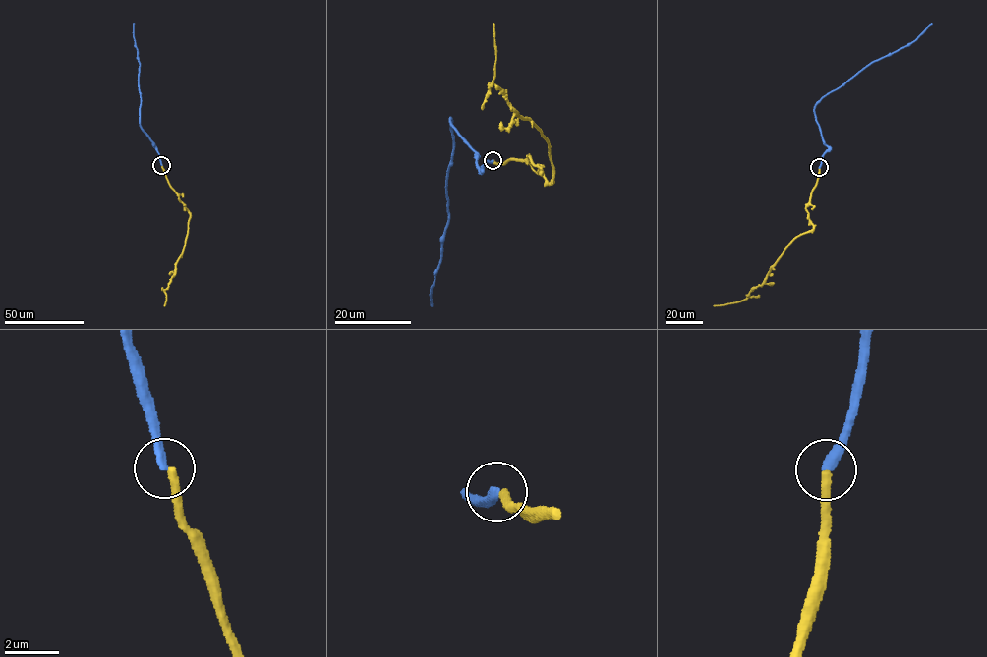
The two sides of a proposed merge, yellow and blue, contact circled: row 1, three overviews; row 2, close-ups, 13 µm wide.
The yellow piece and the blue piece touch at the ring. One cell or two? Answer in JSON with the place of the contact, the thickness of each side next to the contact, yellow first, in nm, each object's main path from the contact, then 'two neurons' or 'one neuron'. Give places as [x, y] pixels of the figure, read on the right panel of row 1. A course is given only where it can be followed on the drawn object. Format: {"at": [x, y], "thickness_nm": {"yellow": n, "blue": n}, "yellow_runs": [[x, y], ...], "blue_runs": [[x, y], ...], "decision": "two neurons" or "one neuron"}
{"at": [819, 167], "thickness_nm": {"yellow": 320, "blue": 380}, "yellow_runs": [[819, 167], [805, 207], [813, 228], [799, 234], [788, 245], [763, 283], [747, 298], [714, 305]], "blue_runs": [[819, 167], [828, 147], [815, 117], [815, 105], [873, 62], [913, 42], [931, 24]], "decision": "two neurons"}

